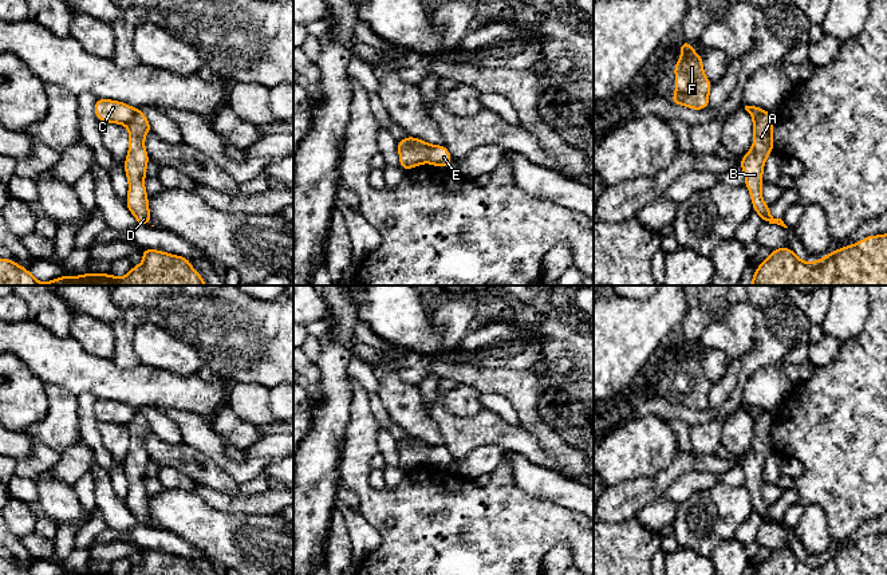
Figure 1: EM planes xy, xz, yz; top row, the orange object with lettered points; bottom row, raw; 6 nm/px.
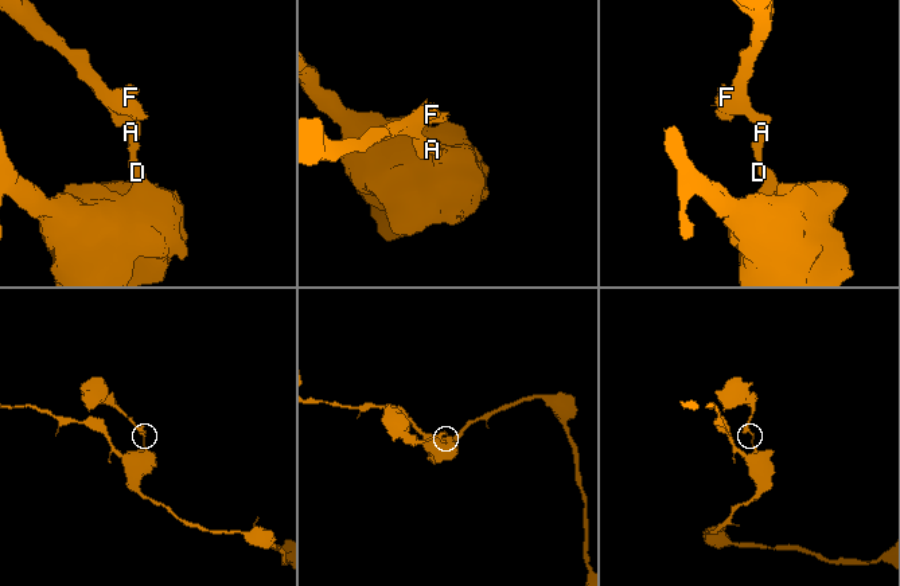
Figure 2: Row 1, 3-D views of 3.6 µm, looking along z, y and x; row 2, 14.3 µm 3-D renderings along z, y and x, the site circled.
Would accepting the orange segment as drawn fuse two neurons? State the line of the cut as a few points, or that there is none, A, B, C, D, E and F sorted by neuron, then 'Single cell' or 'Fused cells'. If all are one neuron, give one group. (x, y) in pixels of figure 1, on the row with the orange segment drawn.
Split along xz (432, 146), (426, 161). Groups: A B D E / C F. Fused cells

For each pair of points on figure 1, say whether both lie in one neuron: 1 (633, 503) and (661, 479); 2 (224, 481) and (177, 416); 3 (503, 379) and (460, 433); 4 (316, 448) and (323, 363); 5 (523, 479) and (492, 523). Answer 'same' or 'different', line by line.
1: same
2: different
3: different
4: same
5: different

